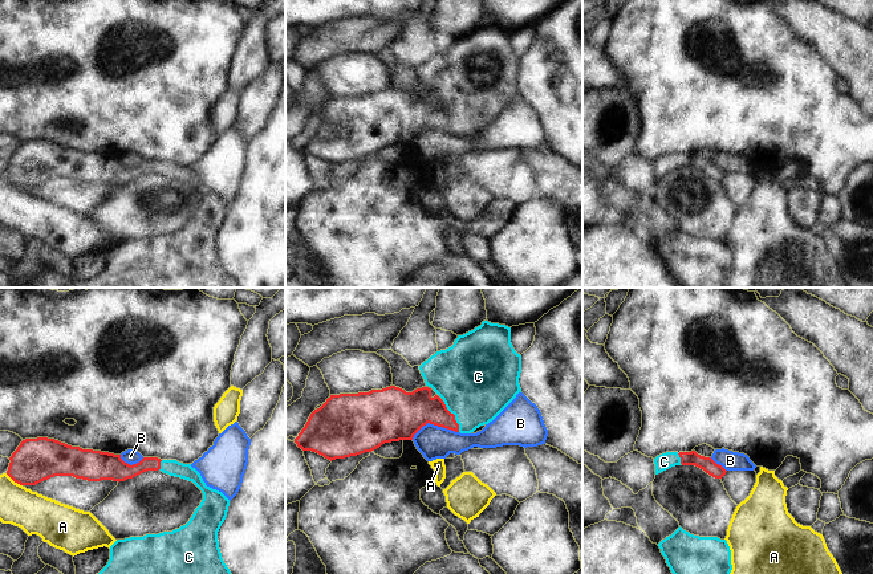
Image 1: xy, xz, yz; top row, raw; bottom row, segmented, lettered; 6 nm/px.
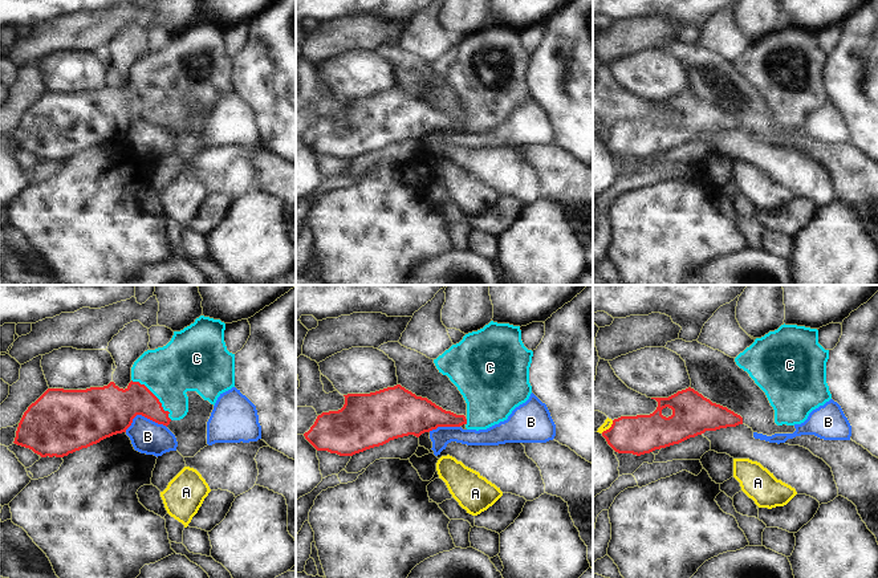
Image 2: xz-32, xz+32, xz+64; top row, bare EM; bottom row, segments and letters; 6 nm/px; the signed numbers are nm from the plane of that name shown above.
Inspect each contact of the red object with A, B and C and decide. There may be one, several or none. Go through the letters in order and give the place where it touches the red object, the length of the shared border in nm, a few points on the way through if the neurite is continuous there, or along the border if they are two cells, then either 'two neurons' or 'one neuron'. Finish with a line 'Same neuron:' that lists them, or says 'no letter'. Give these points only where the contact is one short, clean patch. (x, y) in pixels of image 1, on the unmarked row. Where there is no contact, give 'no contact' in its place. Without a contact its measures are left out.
A: xy (13, 183) | 130 nm | along xy (5, 176), (21, 188) | two neurons
B: xz (434, 127) | 300 nm | along xz (458, 134), (426, 126), (411, 142) | two neurons
C: xz (454, 119) | 220 nm | across xz (414, 113), (434, 113), (454, 119), (470, 104), (476, 85) | one neuron
Same neuron: C

